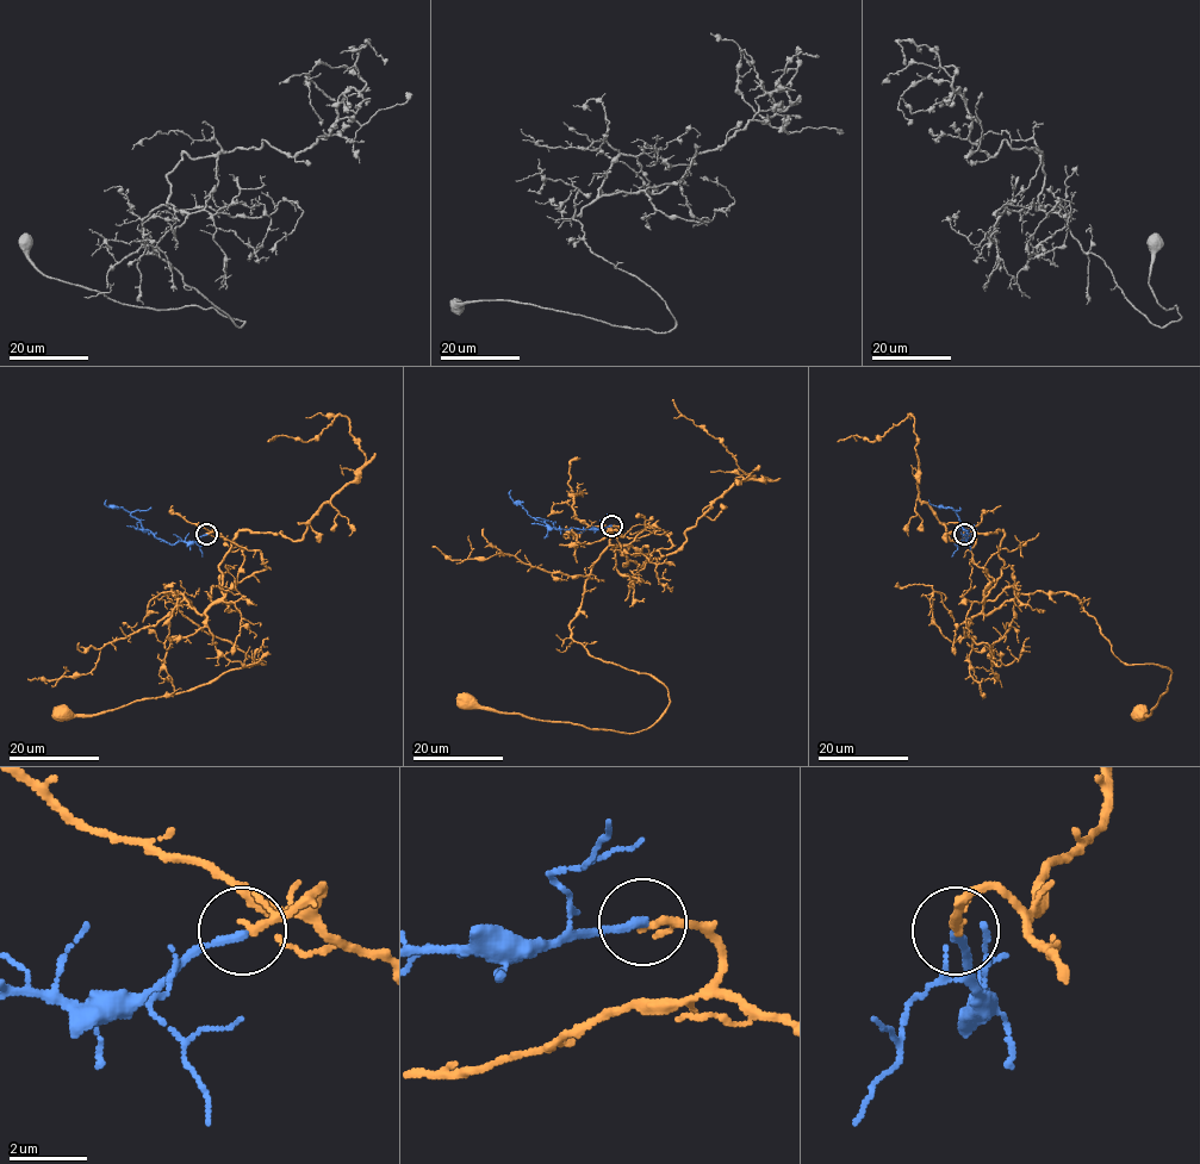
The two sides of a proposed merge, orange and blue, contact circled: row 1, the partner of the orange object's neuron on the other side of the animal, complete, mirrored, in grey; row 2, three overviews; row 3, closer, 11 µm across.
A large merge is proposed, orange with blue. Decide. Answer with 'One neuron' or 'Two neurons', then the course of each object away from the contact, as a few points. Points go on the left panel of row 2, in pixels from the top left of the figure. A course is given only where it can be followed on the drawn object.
One neuron. Course of orange: (206, 533), (259, 551), (267, 568), (203, 615), (178, 591), (166, 595), (265, 664), (95, 714), (60, 713). Course of blue: (206, 534), (196, 541), (173, 545), (157, 539), (122, 506), (105, 505), (106, 500)

